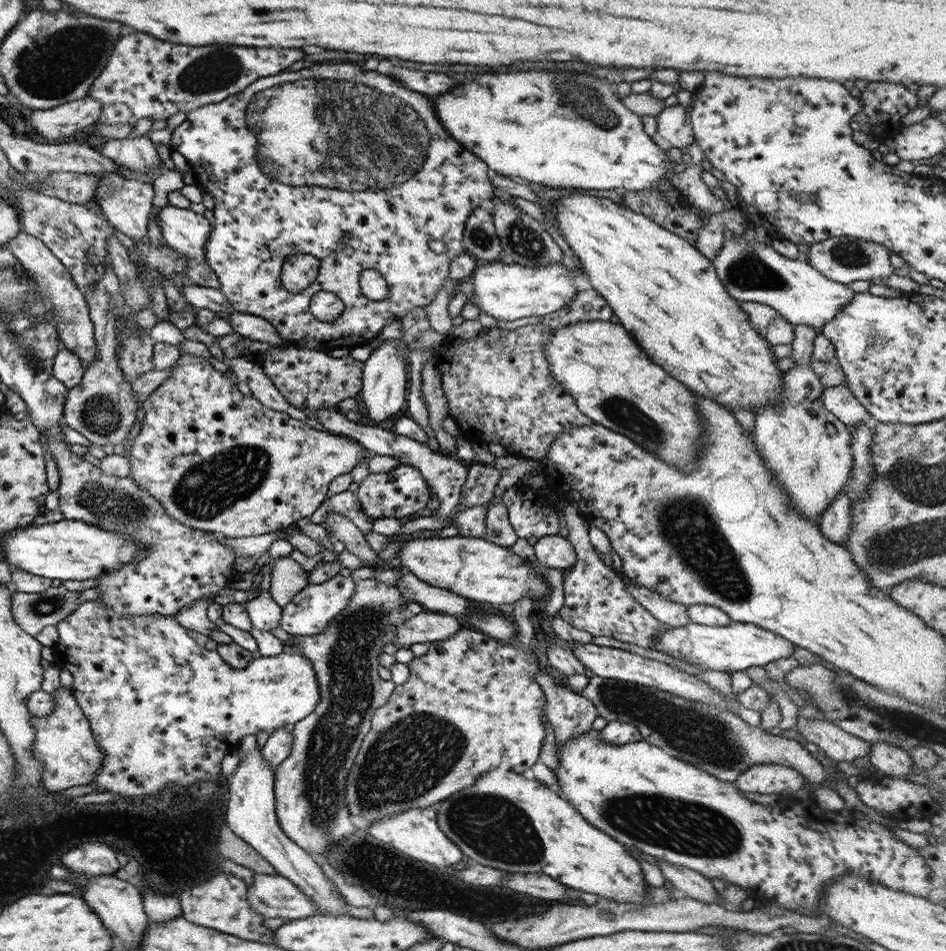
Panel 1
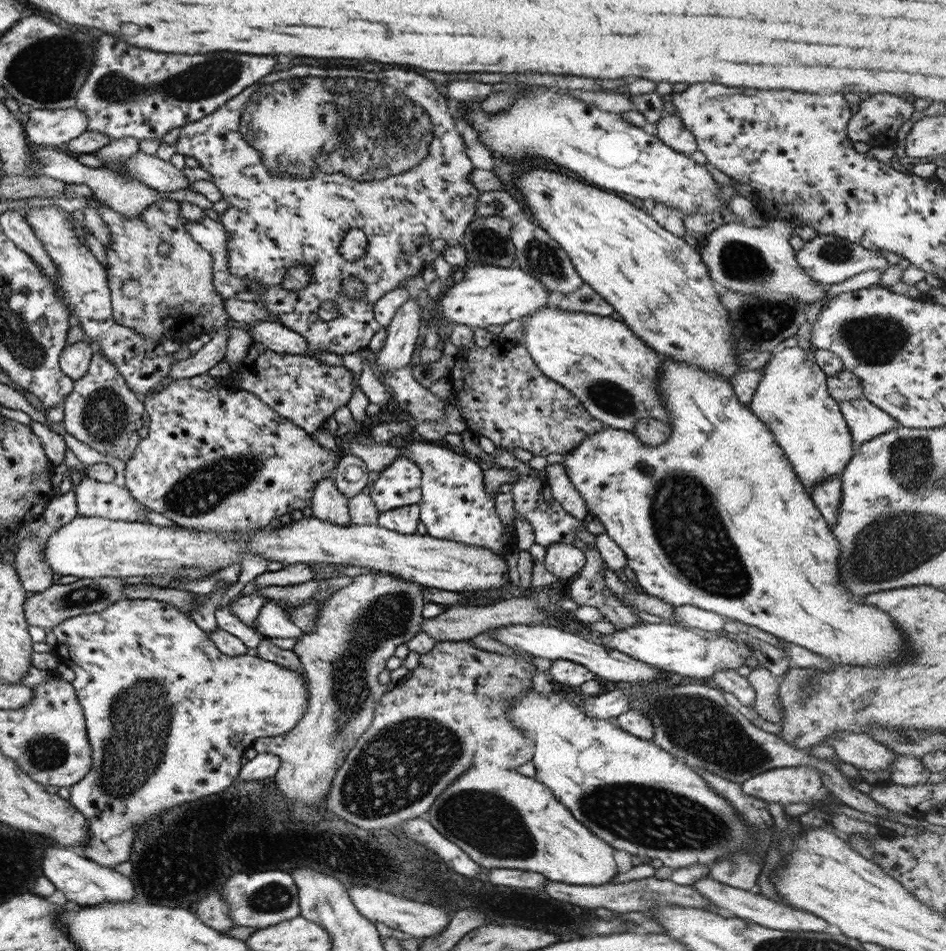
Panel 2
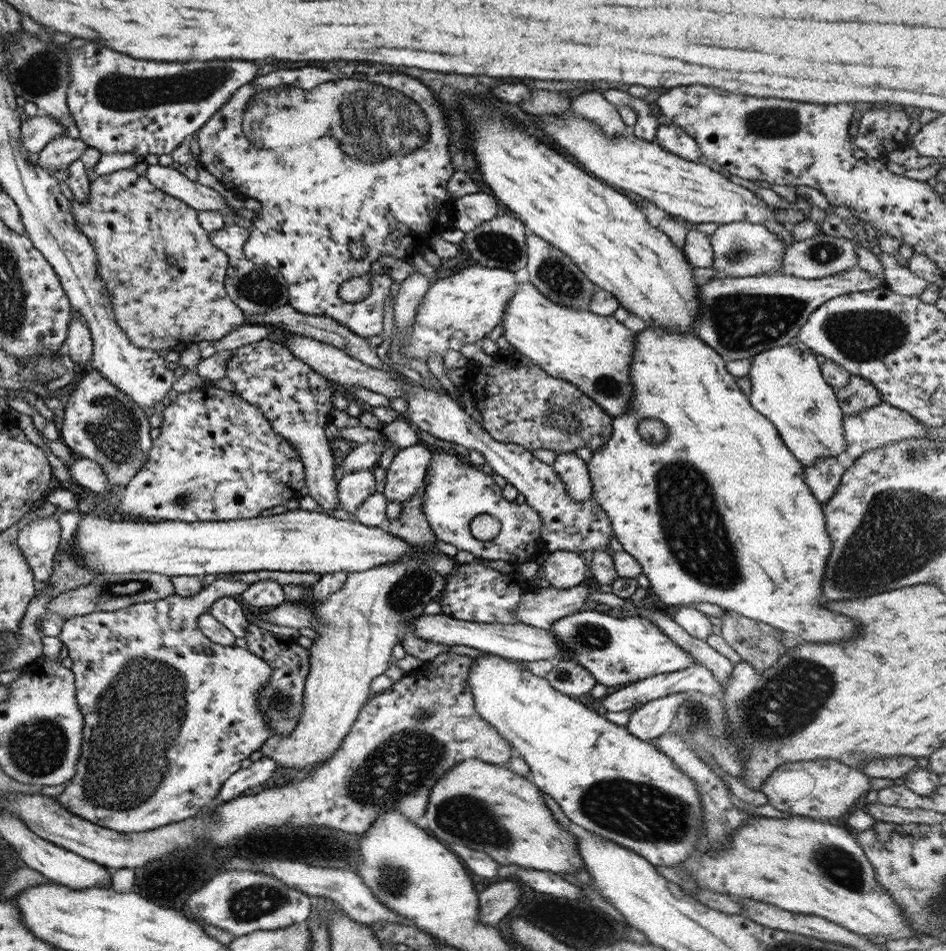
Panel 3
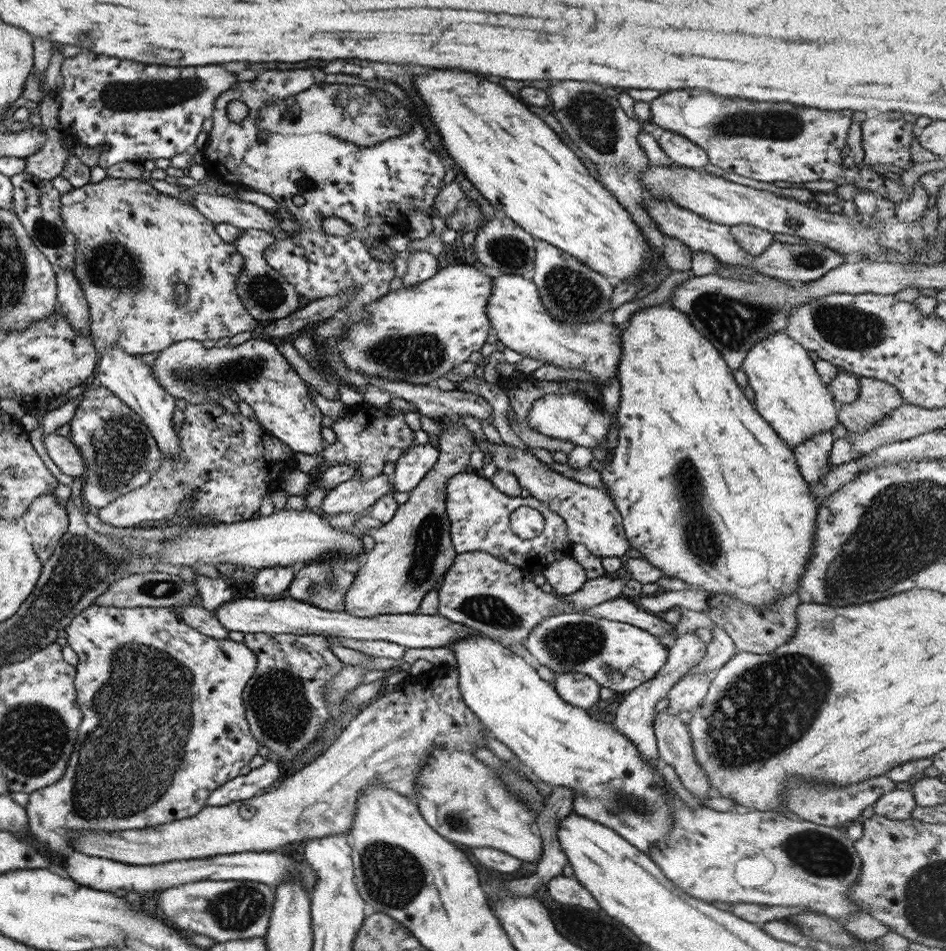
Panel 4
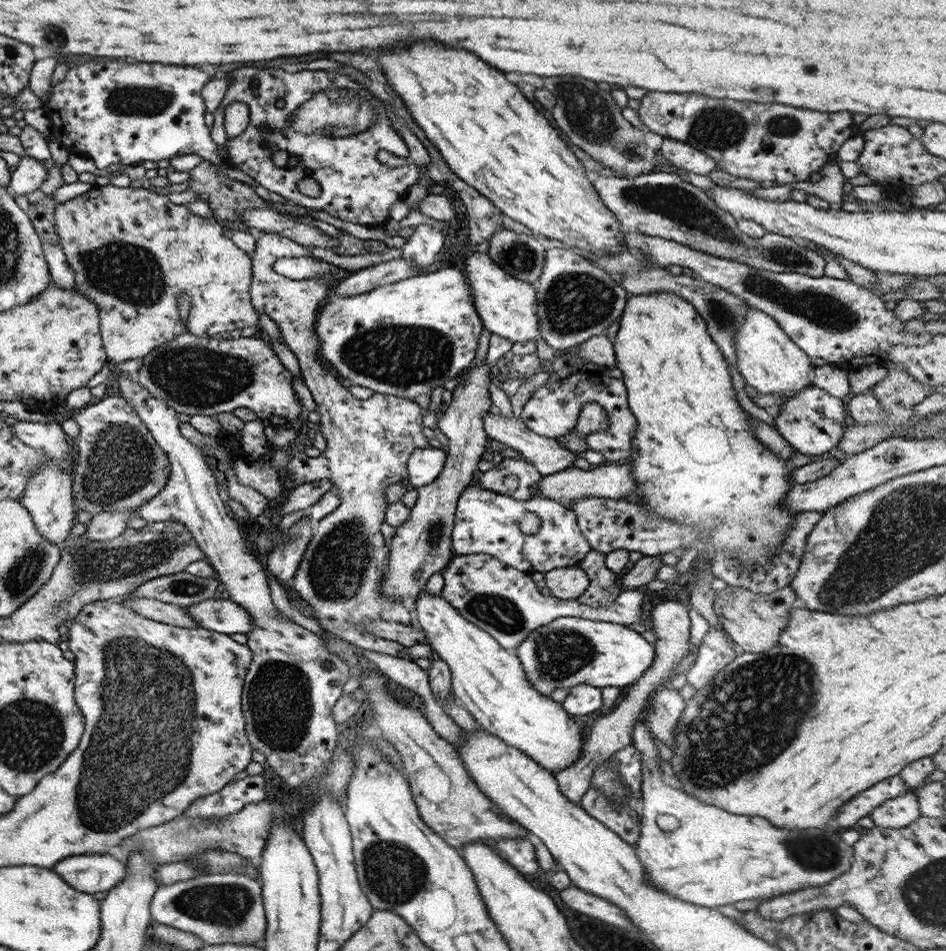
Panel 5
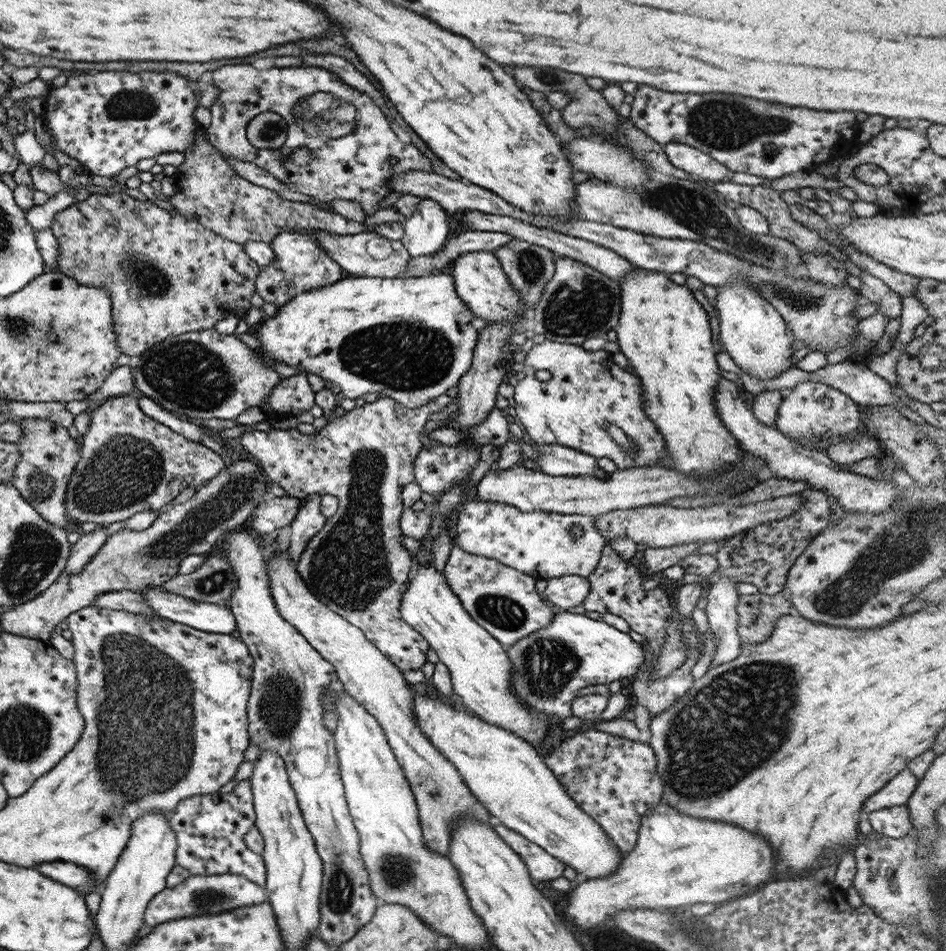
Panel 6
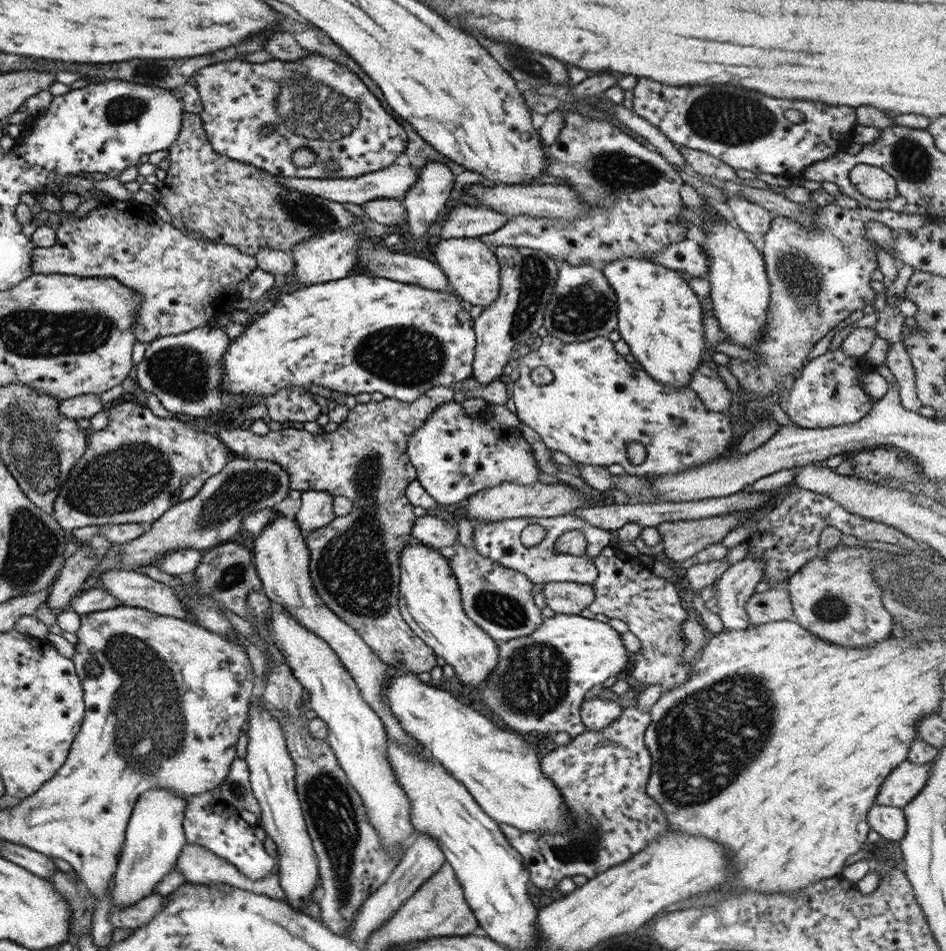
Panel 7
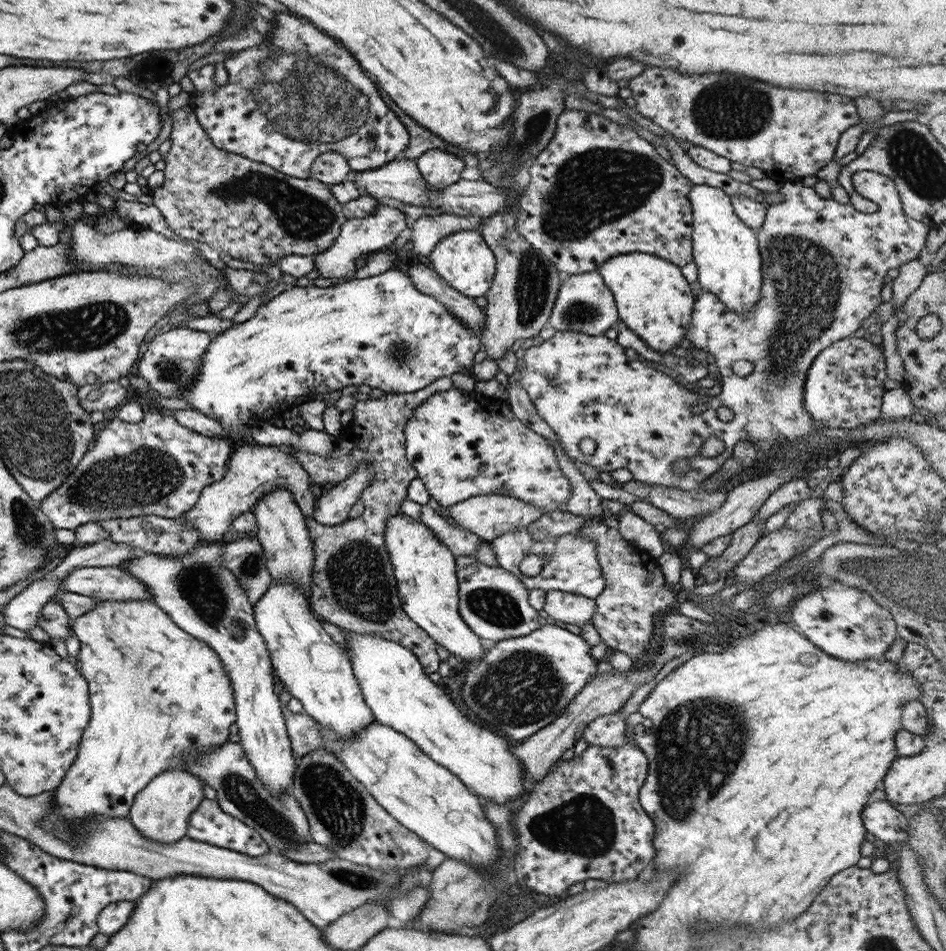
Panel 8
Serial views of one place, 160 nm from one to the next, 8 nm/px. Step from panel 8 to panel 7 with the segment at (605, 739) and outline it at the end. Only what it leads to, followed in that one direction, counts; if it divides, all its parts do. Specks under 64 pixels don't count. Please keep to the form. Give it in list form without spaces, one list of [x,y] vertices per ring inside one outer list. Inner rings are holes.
[[[594,697],[582,701],[580,705],[580,721],[587,731],[601,731],[621,714],[622,707],[615,701]]]

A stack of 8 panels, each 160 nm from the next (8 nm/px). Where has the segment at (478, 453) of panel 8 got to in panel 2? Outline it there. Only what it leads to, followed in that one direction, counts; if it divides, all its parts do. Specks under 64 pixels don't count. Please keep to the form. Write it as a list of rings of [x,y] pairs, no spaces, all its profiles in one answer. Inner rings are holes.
[[[400,455],[380,471],[368,495],[379,513],[418,504],[420,476],[419,467],[409,457]]]

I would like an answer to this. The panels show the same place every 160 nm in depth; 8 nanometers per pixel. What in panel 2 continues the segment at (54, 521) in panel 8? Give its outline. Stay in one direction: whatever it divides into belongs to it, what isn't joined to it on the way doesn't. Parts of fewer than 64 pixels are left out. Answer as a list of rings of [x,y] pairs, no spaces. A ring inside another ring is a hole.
[[[92,352],[85,374],[73,381],[71,392],[64,398],[62,404],[63,427],[65,432],[71,434],[79,442],[87,444],[93,450],[97,450],[99,454],[112,456],[126,464],[140,440],[137,436],[137,430],[142,428],[140,416],[144,412],[141,399],[142,397],[137,396],[136,392],[127,388],[124,378],[105,357],[101,357],[101,353]]]

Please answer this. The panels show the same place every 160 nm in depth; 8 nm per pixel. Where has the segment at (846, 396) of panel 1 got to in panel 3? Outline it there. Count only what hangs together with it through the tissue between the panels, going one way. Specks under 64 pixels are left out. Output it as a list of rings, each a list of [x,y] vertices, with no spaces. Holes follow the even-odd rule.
[[[879,403],[871,408],[866,408],[857,414],[842,416],[843,438],[845,441],[845,450],[843,454],[851,460],[855,460],[861,453],[872,448],[879,448],[904,438],[913,438],[922,434],[923,426],[913,420],[906,412],[895,408],[887,403]]]

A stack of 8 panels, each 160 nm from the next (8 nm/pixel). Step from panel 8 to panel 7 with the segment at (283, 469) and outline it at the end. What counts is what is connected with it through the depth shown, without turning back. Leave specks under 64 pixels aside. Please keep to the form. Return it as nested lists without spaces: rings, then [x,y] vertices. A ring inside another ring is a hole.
[[[230,458],[227,463],[225,463],[225,466],[213,476],[210,476],[205,480],[205,482],[201,485],[201,488],[197,491],[197,494],[195,496],[192,496],[189,500],[183,500],[180,503],[173,505],[169,510],[166,510],[165,512],[161,513],[161,516],[157,517],[157,520],[154,520],[152,523],[147,525],[147,528],[143,533],[141,533],[137,538],[131,539],[129,542],[126,542],[125,544],[112,544],[112,546],[119,546],[121,551],[119,554],[114,554],[114,550],[108,548],[108,550],[103,554],[103,558],[101,558],[101,561],[97,564],[97,566],[92,570],[90,575],[83,581],[82,588],[80,590],[83,592],[87,589],[92,589],[98,586],[98,576],[100,575],[100,572],[108,571],[113,569],[119,569],[119,570],[135,570],[138,567],[141,566],[149,566],[149,565],[155,565],[155,562],[157,562],[157,558],[161,558],[161,556],[165,556],[165,553],[168,553],[169,551],[178,549],[178,548],[192,548],[195,550],[198,550],[200,552],[204,552],[208,549],[211,549],[212,547],[215,547],[216,545],[222,544],[223,542],[227,542],[233,534],[235,534],[239,530],[239,526],[242,525],[242,520],[247,516],[250,512],[255,512],[256,510],[263,509],[263,508],[272,508],[275,506],[275,504],[279,504],[283,498],[287,497],[287,492],[289,492],[290,488],[289,486],[289,479],[288,476],[278,464],[275,464],[274,462],[269,462],[266,460],[251,460],[251,459],[243,459],[243,458]]]

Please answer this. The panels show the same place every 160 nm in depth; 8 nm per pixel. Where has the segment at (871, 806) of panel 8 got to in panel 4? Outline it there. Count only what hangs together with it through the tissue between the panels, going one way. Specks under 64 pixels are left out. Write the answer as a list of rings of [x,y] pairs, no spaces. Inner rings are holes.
[[[898,786],[885,795],[881,795],[872,807],[874,814],[879,816],[891,820],[905,820],[910,817],[916,805],[909,787]]]

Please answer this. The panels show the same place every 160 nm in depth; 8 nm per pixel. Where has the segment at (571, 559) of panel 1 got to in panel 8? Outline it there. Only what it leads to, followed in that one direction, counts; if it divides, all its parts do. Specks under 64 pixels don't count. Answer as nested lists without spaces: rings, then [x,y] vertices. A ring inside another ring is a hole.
[[[549,590],[545,592],[542,609],[558,624],[575,624],[581,627],[591,619],[596,606],[593,598],[585,598],[573,592]]]

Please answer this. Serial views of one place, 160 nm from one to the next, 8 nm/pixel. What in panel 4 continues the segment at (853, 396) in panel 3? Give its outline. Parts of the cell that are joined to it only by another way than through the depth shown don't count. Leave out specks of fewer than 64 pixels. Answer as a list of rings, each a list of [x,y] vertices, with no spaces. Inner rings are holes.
[[[859,377],[858,379],[858,395],[857,398],[849,404],[839,405],[837,420],[848,434],[863,432],[869,429],[871,425],[879,423],[885,417],[889,417],[892,410],[906,403],[905,399],[898,394],[898,390],[887,384],[885,381],[878,381],[871,378]]]

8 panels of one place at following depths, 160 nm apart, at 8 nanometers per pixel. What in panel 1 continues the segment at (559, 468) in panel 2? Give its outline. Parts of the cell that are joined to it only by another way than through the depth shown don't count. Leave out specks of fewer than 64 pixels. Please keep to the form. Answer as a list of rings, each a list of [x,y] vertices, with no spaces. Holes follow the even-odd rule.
[[[557,493],[556,510],[561,510],[565,520],[564,535],[571,543],[576,554],[575,563],[563,577],[563,605],[556,611],[561,620],[577,628],[585,630],[591,636],[610,636],[619,642],[636,644],[641,648],[652,648],[652,640],[666,627],[655,620],[634,598],[624,589],[624,577],[617,571],[605,566],[597,557],[595,549],[589,542],[588,522],[583,520],[573,501],[563,500],[563,494]]]

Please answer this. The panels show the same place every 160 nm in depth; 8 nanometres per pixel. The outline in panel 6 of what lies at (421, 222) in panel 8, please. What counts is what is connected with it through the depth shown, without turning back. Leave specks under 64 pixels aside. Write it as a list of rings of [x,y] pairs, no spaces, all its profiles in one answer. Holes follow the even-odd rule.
[[[465,211],[460,216],[460,220],[463,222],[466,231],[502,232],[510,234],[513,239],[519,239],[520,241],[525,241],[526,244],[534,244],[535,246],[546,248],[550,250],[554,256],[565,256],[569,257],[571,260],[586,264],[593,268],[593,270],[608,276],[610,280],[618,284],[621,284],[621,280],[623,280],[626,274],[642,270],[637,266],[633,266],[630,262],[621,258],[621,256],[617,256],[615,252],[604,246],[593,244],[593,242],[583,240],[582,238],[567,236],[560,232],[553,232],[547,228],[537,228],[515,218],[511,218],[510,216],[497,216],[477,211]]]

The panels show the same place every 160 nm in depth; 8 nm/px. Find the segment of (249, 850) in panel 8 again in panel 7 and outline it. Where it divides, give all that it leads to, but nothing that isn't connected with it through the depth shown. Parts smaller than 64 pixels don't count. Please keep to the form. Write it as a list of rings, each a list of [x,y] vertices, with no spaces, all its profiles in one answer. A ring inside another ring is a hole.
[[[209,791],[186,800],[181,828],[187,844],[205,847],[210,853],[230,862],[251,880],[267,876],[276,864],[276,860],[263,848],[266,836],[258,817],[227,805],[216,796],[213,797]]]

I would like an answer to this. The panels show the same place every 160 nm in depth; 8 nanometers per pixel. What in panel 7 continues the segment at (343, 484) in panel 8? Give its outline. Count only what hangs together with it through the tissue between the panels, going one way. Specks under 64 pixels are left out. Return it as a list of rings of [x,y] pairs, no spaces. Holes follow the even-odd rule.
[[[303,491],[299,502],[300,507],[294,516],[294,521],[303,534],[325,526],[336,517],[332,509],[333,497],[328,492]]]

